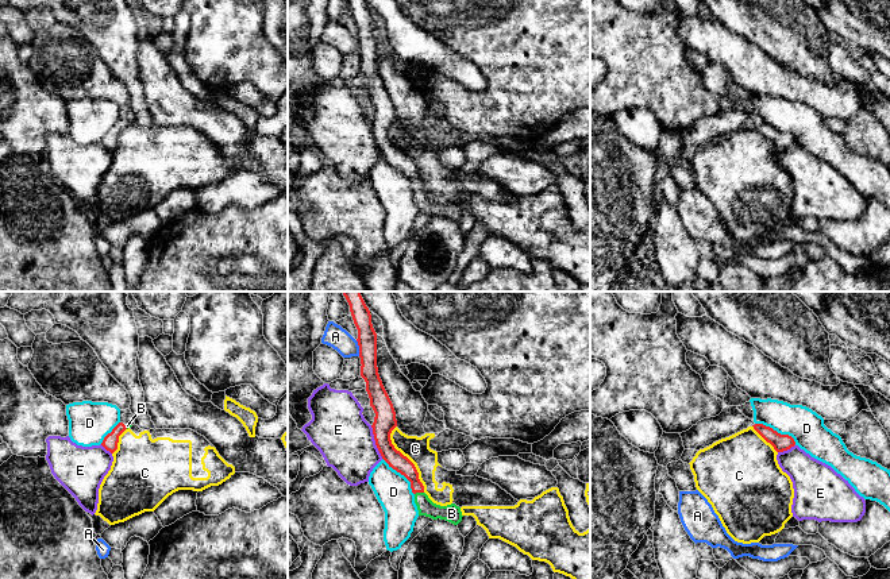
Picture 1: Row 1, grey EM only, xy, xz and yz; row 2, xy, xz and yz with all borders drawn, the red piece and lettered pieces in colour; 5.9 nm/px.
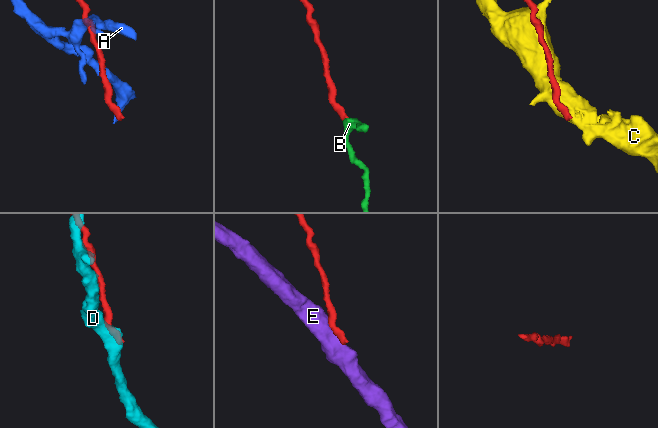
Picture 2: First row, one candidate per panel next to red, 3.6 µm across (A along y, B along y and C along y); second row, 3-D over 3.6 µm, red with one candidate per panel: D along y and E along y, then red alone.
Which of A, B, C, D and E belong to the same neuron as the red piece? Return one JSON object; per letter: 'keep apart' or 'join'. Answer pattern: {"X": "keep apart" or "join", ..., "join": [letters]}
{"A": "keep apart", "B": "join", "C": "keep apart", "D": "keep apart", "E": "keep apart", "join": ["B"]}

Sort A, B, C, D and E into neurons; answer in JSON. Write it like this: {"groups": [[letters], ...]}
{"groups": [["A"], ["B"], ["C"], ["D"], ["E"]]}

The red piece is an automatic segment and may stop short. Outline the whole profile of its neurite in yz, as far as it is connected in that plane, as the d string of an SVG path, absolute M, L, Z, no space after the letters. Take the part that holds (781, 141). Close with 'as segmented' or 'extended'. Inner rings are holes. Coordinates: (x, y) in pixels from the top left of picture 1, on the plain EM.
M755 121L752 124L767 140L774 144L777 150L787 148L795 143L794 136L789 132L781 132L763 121Z | as segmented

